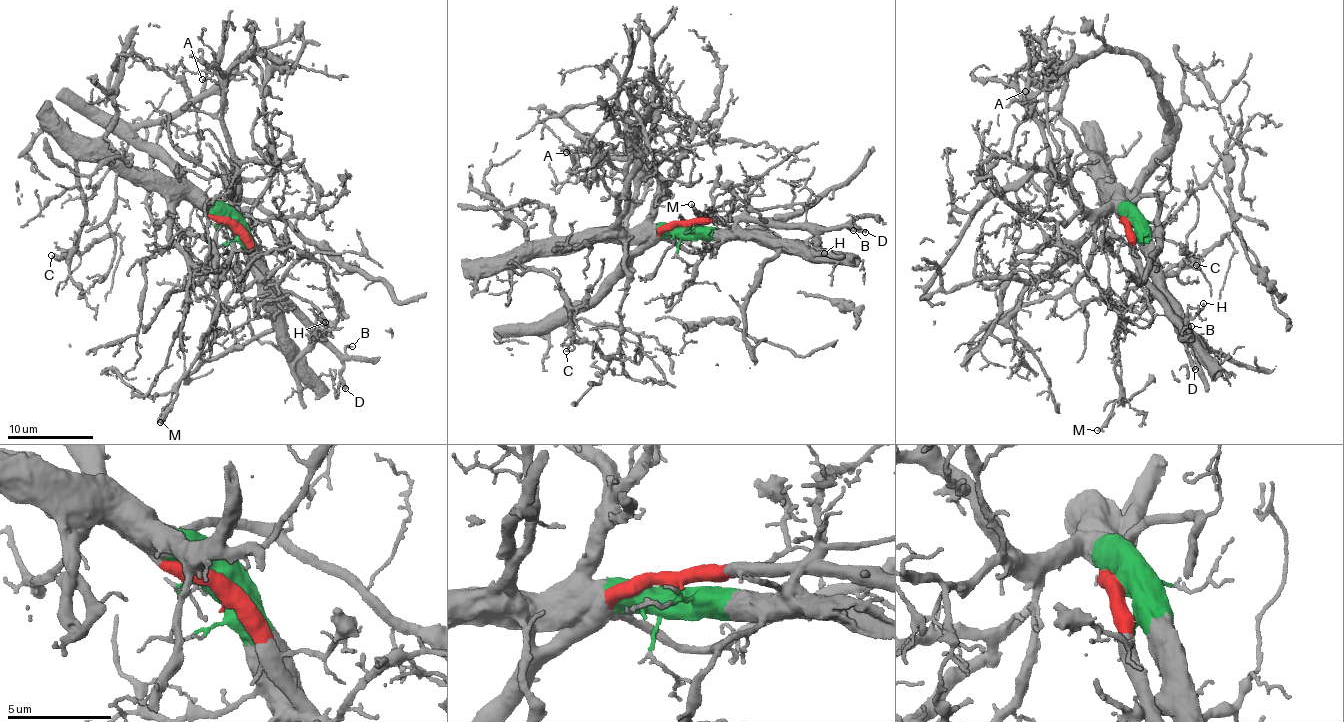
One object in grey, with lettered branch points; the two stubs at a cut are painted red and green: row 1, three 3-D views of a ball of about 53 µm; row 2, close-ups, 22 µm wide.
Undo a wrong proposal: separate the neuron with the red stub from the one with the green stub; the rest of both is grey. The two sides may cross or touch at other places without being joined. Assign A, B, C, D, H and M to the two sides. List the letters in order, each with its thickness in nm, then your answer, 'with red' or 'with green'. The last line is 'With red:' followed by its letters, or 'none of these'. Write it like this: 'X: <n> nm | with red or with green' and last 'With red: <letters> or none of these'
A: 140 nm | with green
B: 100 nm | with red
C: 110 nm | with green
D: 300 nm | with red
H: 160 nm | with red
M: 240 nm | with green
With red: B, D, H

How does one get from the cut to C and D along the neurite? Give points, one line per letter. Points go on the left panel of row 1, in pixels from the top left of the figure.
C: (235, 224), (187, 196), (150, 191), (104, 163), (78, 160), (86, 217), (68, 261), (51, 256)
D: (235, 224), (235, 232), (249, 254), (340, 360), (345, 389)

